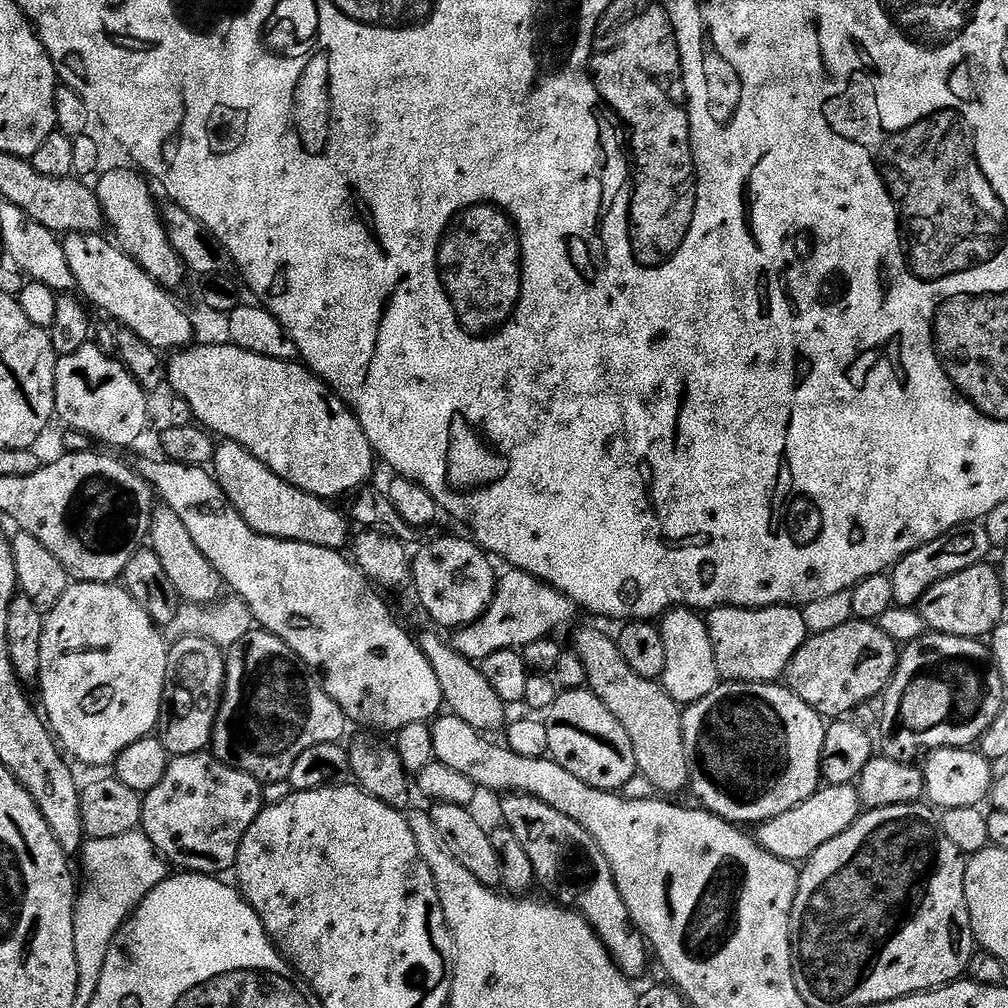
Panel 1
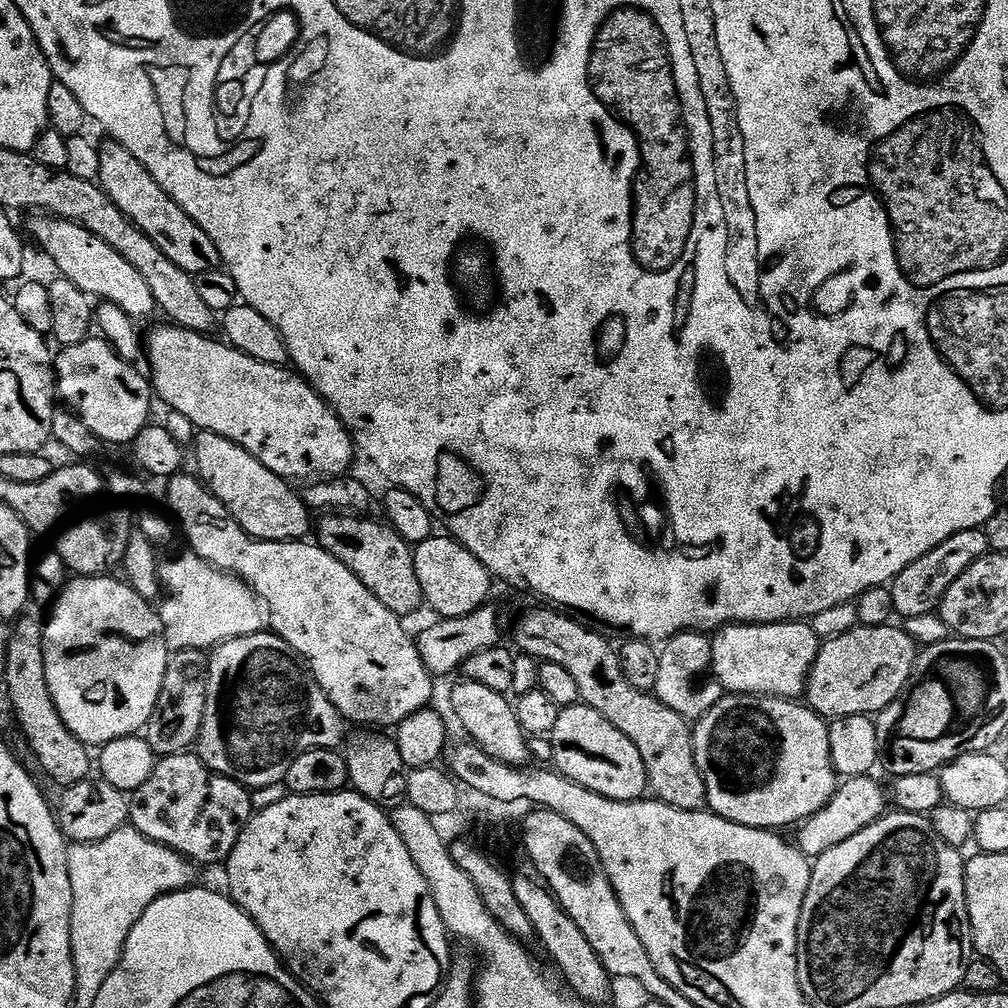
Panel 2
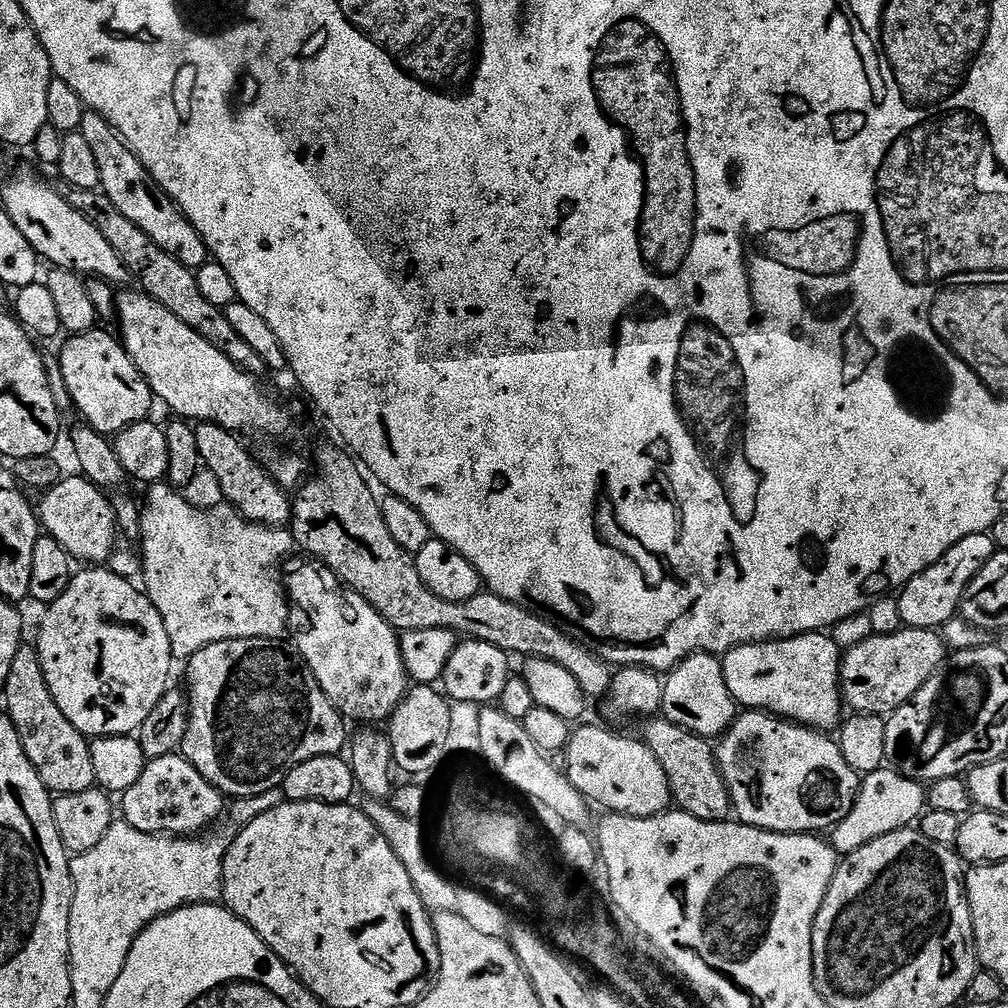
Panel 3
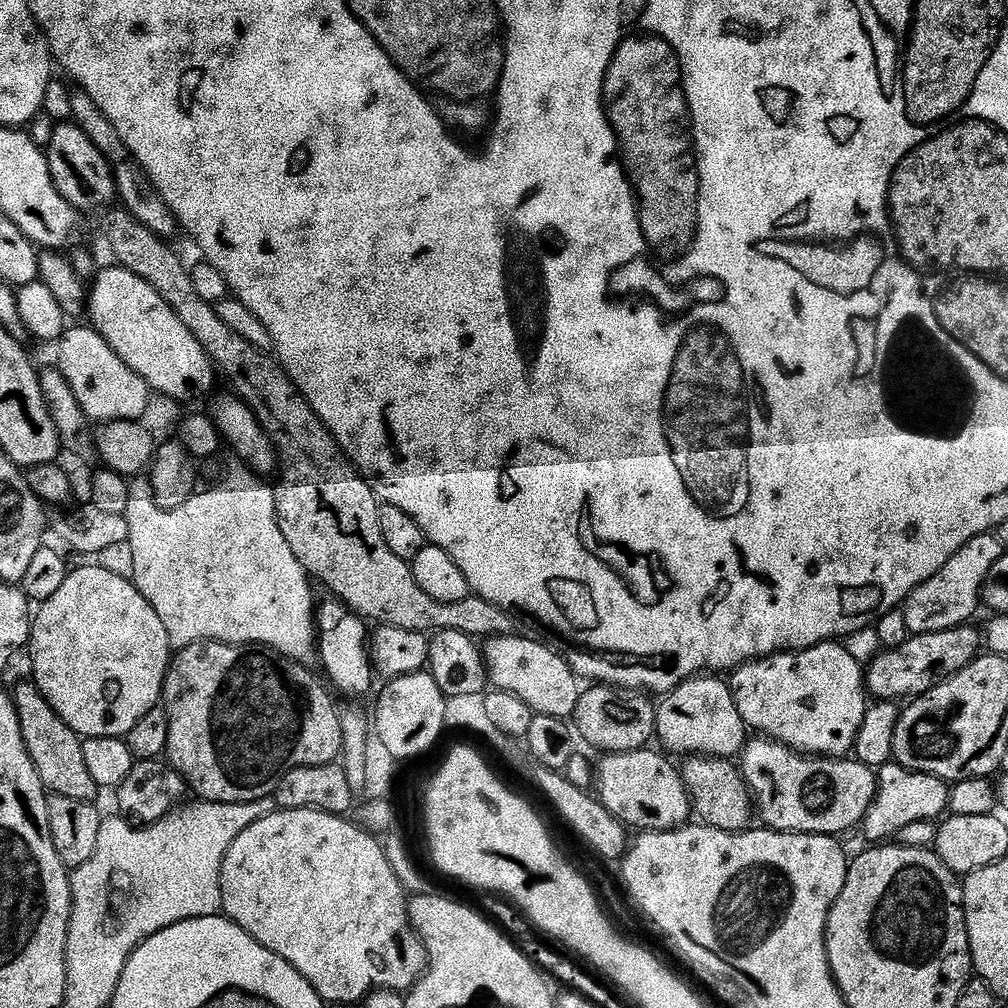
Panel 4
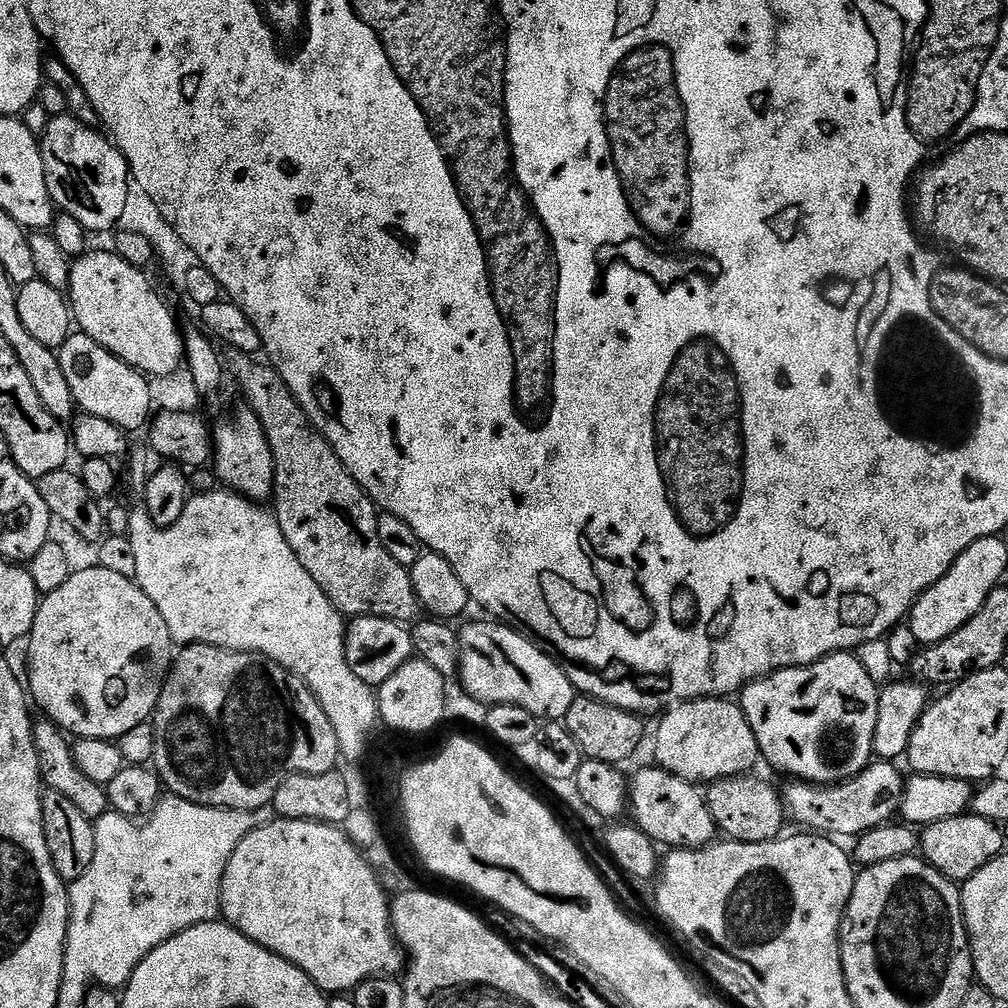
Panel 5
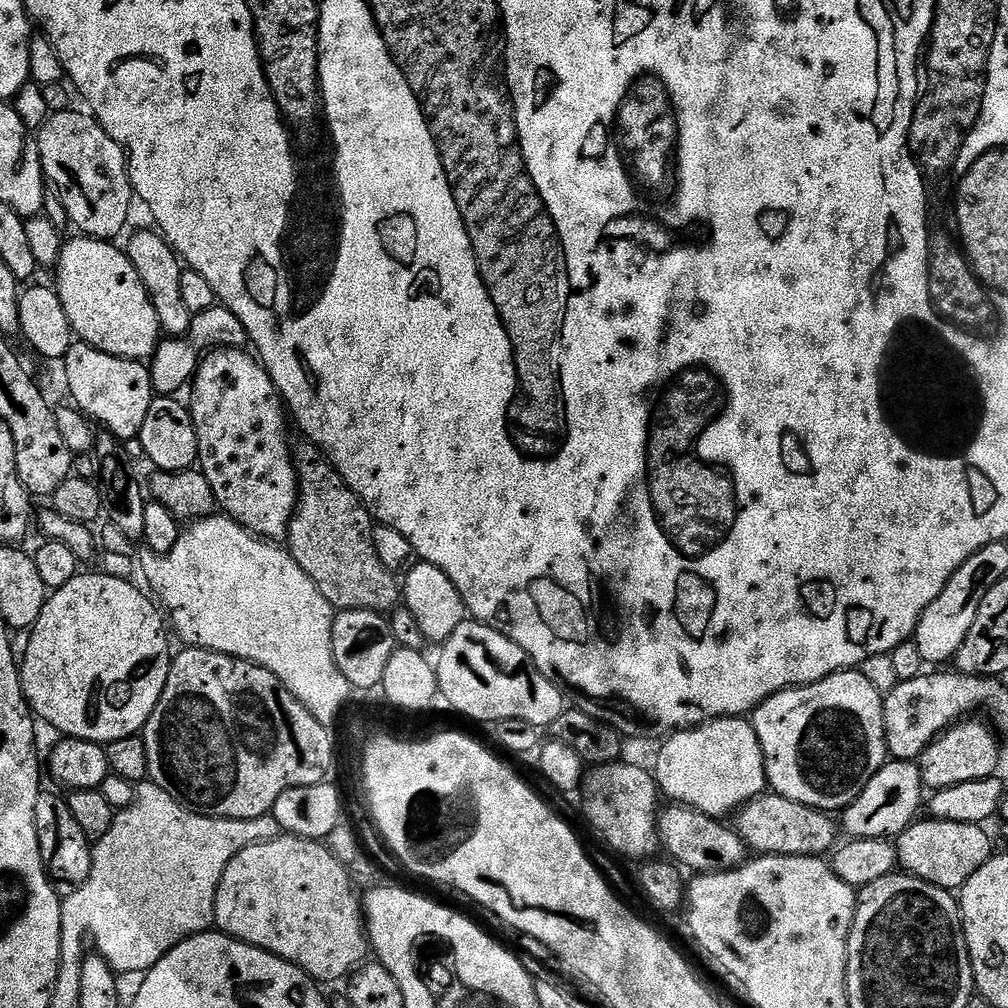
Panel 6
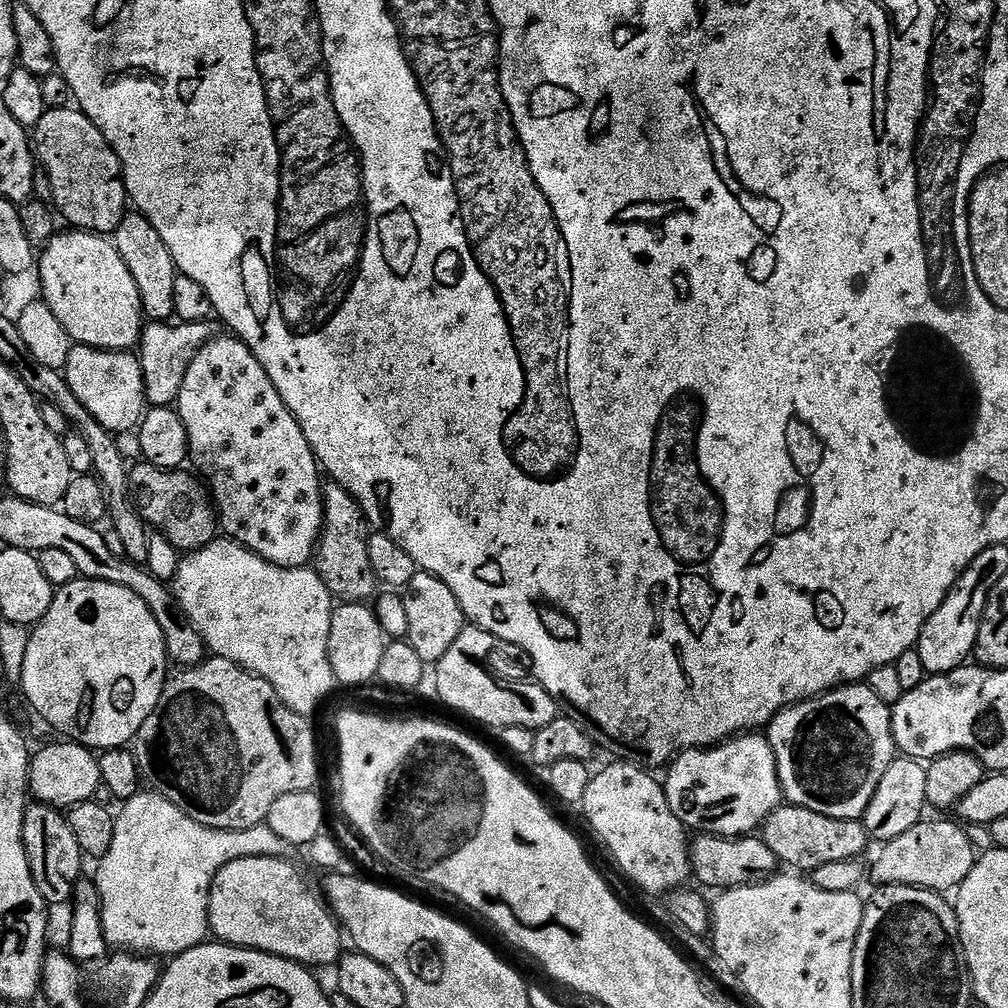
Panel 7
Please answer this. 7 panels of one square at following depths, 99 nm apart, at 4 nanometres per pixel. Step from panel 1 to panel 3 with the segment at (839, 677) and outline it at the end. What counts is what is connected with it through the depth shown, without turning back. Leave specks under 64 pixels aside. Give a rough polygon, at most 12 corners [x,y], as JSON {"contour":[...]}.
{"contour":[[930,628],[873,634],[840,661],[851,711],[889,717],[946,659]]}

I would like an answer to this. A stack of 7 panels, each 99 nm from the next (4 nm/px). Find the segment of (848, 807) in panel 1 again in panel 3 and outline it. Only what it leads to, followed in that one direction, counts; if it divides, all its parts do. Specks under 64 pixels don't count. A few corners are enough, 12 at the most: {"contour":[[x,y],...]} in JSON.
{"contour":[[891,766],[861,779],[831,829],[841,857],[915,825],[926,788]]}

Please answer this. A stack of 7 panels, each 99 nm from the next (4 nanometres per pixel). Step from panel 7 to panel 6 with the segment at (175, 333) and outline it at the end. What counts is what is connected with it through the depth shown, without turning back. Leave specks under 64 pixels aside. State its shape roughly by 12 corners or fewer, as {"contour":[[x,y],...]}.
{"contour":[[228,308],[195,313],[186,338],[164,338],[150,361],[153,393],[189,387],[203,350],[249,347]]}

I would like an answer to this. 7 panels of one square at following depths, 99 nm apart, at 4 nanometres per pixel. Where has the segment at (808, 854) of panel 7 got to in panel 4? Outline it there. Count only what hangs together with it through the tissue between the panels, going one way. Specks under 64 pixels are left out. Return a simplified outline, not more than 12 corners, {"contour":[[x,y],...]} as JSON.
{"contour":[[692,754],[679,765],[693,813],[709,828],[753,827],[739,767]]}

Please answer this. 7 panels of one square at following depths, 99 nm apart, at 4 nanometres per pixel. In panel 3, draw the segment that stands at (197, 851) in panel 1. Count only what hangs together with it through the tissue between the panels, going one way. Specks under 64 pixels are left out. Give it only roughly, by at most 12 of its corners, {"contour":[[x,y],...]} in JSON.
{"contour":[[182,754],[147,761],[123,823],[192,838],[226,797]]}

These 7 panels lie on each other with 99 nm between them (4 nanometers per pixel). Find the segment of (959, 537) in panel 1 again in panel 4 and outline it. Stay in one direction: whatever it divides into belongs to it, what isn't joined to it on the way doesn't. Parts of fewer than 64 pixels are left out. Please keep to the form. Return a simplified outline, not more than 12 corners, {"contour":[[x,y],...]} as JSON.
{"contour":[[970,538],[902,605],[909,633],[967,625],[1006,550]]}

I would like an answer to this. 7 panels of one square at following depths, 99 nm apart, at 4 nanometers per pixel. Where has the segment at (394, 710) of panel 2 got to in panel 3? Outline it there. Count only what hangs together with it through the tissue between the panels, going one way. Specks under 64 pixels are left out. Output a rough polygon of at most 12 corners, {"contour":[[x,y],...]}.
{"contour":[[287,561],[299,655],[349,721],[410,687],[400,637],[319,563]]}

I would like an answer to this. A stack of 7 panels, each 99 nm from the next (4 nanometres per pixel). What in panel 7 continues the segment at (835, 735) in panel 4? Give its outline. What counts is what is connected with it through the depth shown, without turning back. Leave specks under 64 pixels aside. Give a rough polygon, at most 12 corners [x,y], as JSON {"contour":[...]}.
{"contour":[[864,682],[767,725],[783,799],[860,820],[898,758]]}

